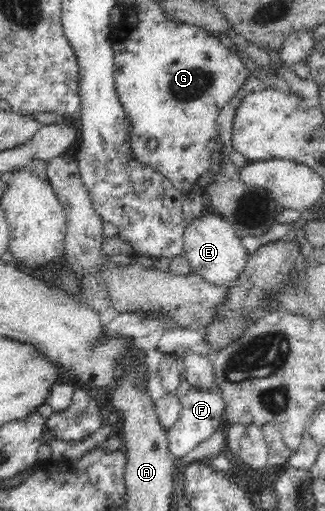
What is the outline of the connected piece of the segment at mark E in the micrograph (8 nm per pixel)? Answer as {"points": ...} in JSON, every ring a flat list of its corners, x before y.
{"points":[[205,211,204,214,189,223,183,235,184,256,192,272,200,274,207,282,217,286,233,285,247,264,247,249,242,245,241,238,233,226,215,212]]}

